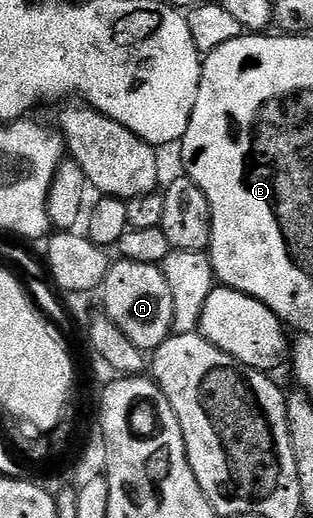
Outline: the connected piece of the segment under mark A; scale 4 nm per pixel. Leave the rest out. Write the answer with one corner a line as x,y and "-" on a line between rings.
118,259
110,263
105,283
100,286
99,296
105,303
104,315
135,342
142,350
157,348
164,340
174,335
173,319
175,318
174,299
167,278
162,269
155,264
131,262

